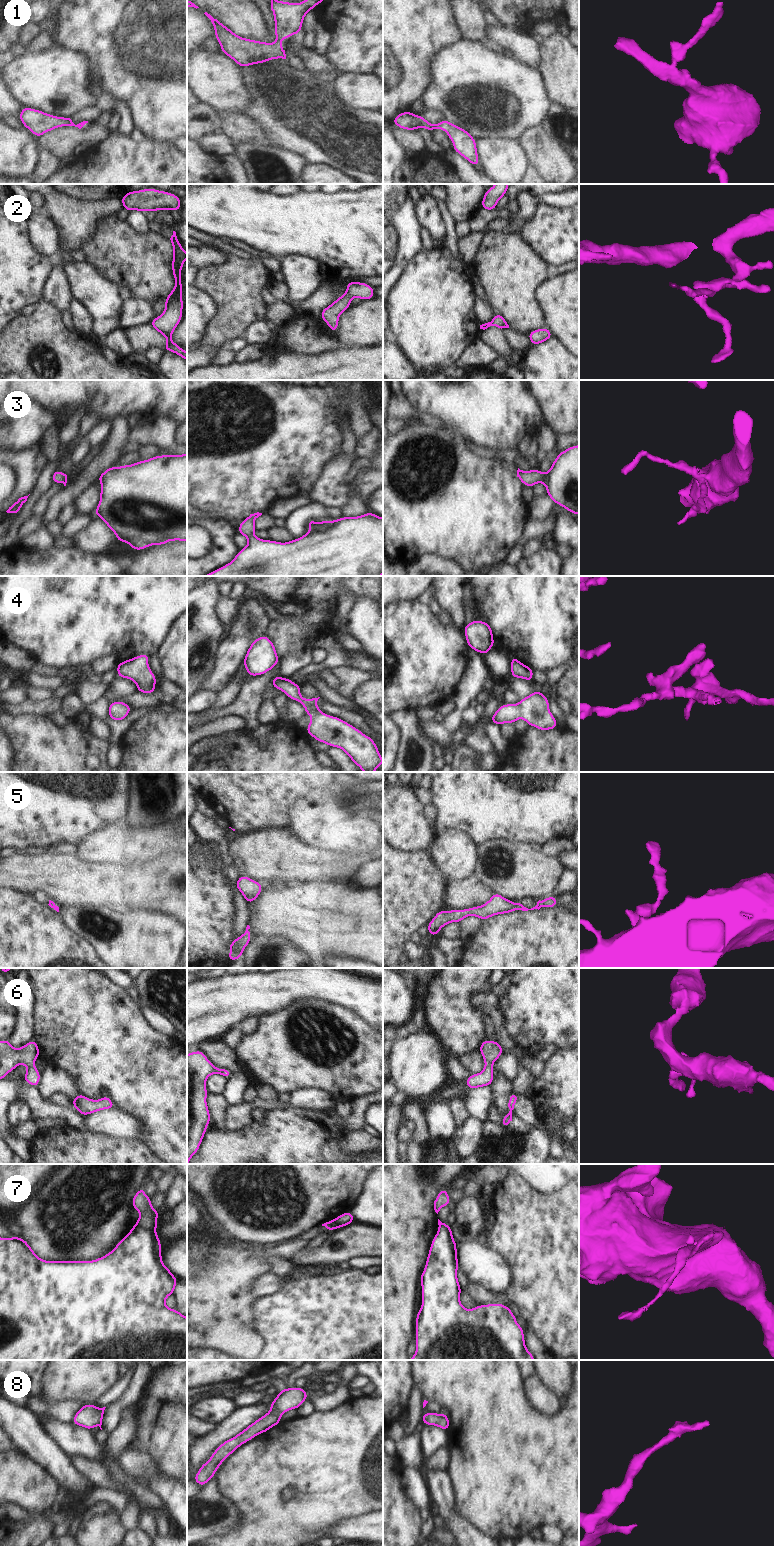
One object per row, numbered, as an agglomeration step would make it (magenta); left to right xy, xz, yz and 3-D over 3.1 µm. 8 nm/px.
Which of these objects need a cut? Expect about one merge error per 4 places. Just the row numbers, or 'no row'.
7

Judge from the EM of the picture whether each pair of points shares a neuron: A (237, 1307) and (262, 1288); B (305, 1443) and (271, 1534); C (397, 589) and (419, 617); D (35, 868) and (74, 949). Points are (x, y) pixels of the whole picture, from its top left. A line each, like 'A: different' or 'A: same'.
A: different
B: same
C: different
D: different

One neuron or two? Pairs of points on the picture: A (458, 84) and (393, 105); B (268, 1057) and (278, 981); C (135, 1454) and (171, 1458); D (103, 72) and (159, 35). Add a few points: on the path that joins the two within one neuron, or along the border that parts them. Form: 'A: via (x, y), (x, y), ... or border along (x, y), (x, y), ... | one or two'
A: border along (428, 73), (428, 85), (420, 98) | two
B: border along (294, 1000), (285, 1007), (258, 1018) | two
C: border along (141, 1445), (148, 1451), (159, 1470), (165, 1476) | two
D: via (117, 67), (145, 48) | one

